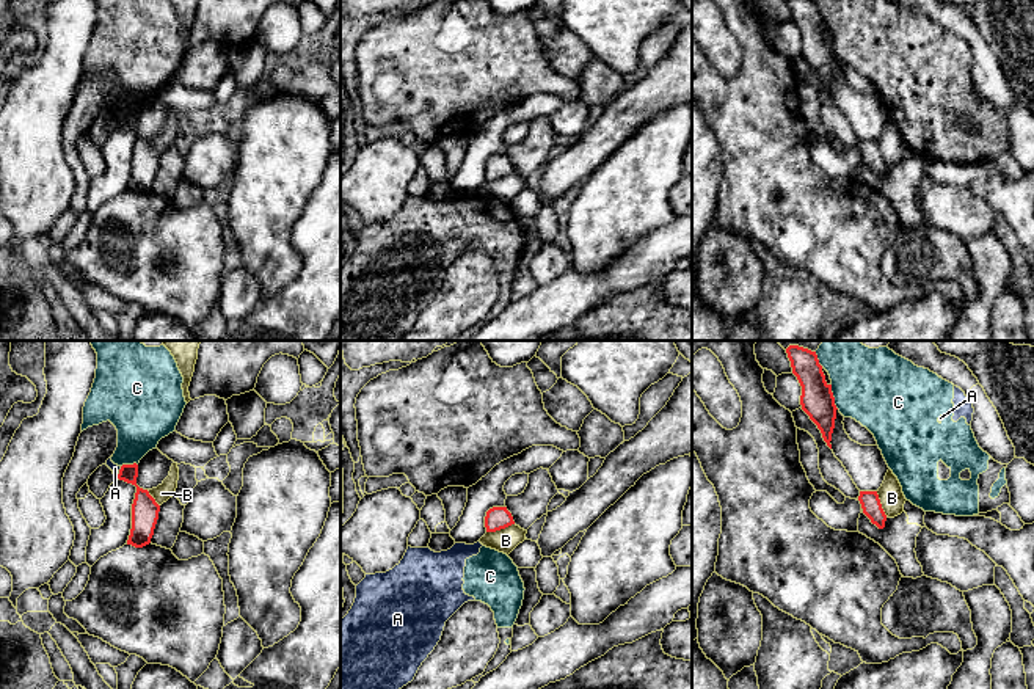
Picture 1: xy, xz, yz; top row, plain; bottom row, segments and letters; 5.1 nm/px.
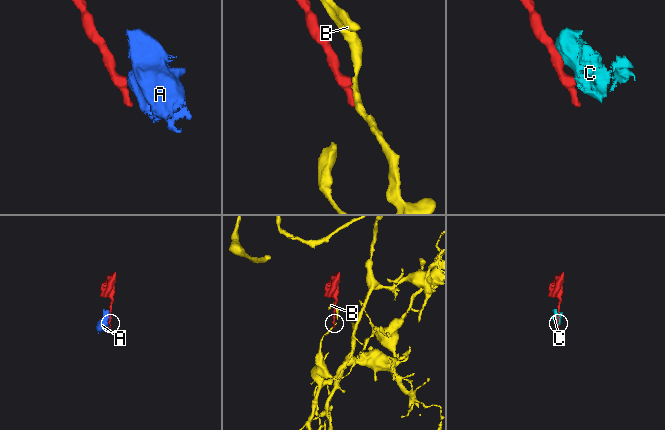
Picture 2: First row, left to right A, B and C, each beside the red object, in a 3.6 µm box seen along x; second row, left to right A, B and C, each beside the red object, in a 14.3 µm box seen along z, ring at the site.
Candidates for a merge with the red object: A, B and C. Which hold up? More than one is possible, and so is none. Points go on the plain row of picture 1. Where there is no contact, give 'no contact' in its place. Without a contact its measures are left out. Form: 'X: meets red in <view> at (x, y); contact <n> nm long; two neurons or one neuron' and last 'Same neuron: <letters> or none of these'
A: meets red in xy at (120, 121); contact 70 nm long; two neurons
B: meets red in xz at (499, 178); contact 150 nm long; two neurons
C: meets red in yz at (833, 46); contact 130 nm long; two neurons
Same neuron: none of these

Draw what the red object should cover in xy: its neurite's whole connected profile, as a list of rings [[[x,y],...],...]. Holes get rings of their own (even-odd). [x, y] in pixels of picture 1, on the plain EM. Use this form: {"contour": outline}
{"contour": [[[137,111],[121,115],[118,127],[137,135],[135,148],[132,152],[132,177],[127,193],[143,196],[151,191],[158,168],[160,154],[147,138],[143,138],[137,133],[137,126]]]}

